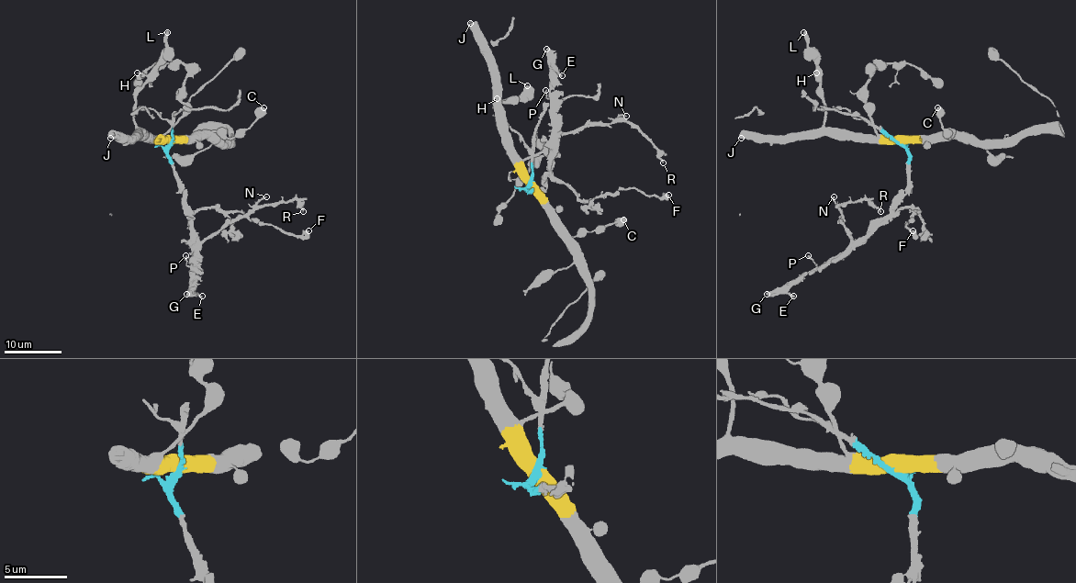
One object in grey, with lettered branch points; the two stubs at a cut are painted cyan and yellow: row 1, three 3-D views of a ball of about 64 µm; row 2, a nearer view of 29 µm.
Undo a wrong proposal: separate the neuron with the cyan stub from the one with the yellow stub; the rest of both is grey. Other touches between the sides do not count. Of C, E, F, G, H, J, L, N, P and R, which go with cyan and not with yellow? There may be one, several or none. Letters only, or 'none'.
E, F, G, N, P, R

